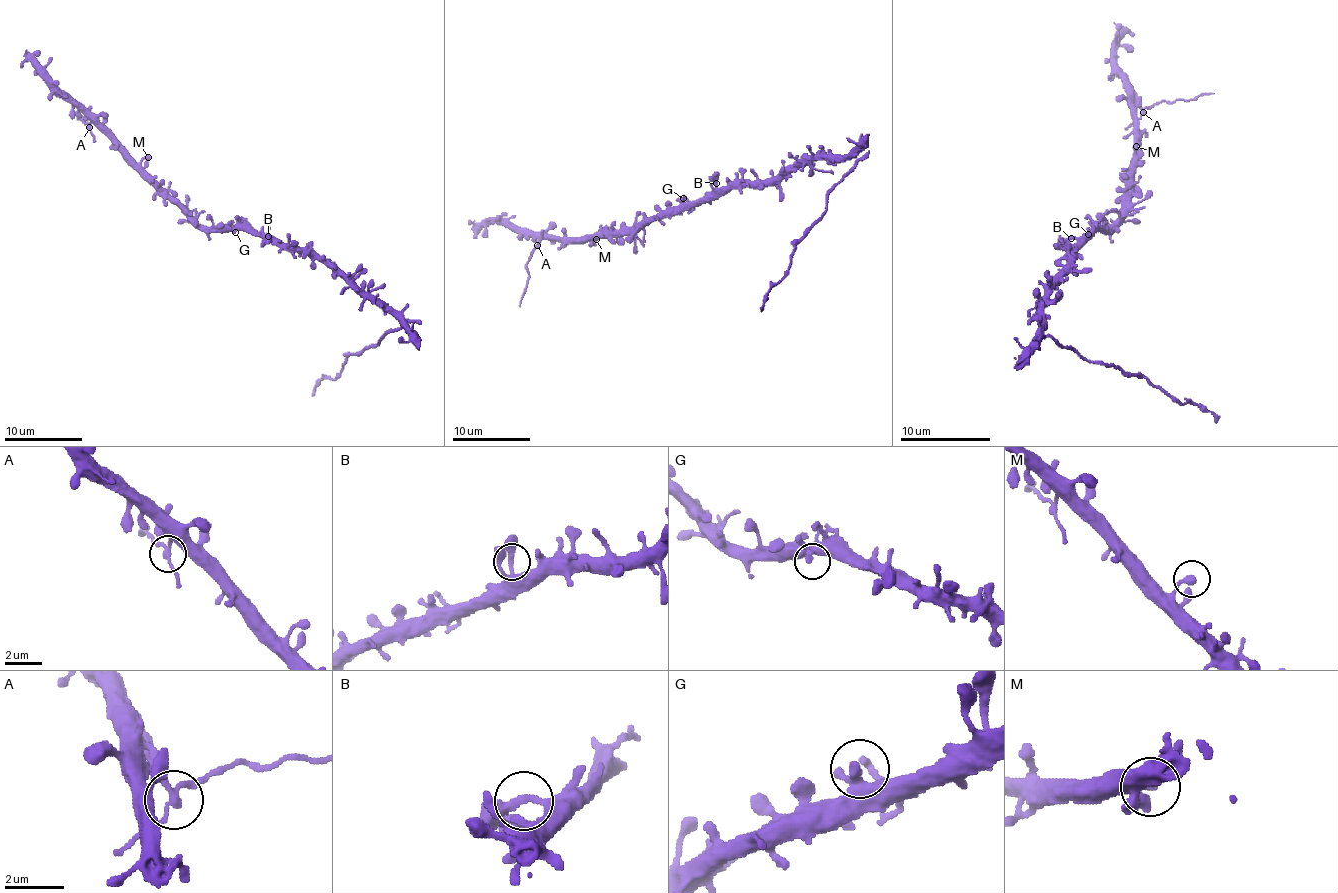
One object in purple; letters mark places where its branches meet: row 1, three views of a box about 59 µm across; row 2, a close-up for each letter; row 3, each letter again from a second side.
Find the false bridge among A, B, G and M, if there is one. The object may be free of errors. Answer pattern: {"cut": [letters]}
{"cut": ["A"]}

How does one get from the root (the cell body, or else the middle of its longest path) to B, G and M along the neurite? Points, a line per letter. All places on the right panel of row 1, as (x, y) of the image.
B: (1075, 252), (1077, 240), (1071, 238)
G: (1075, 252), (1088, 234)
M: (1075, 252), (1097, 229), (1109, 229), (1120, 216), (1122, 196), (1129, 189), (1129, 169), (1138, 160), (1136, 146)

